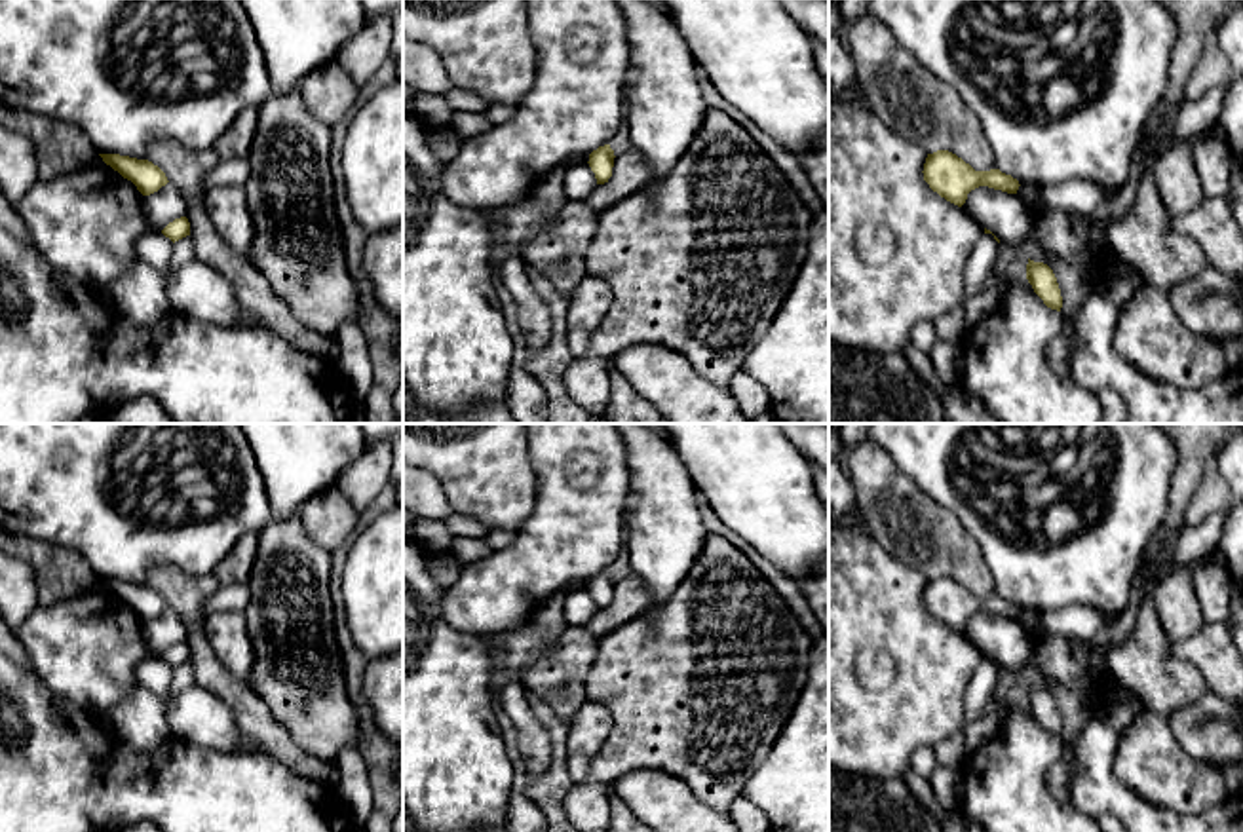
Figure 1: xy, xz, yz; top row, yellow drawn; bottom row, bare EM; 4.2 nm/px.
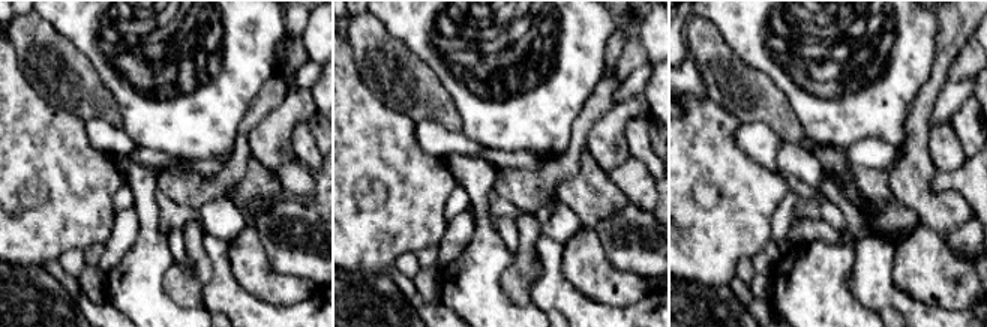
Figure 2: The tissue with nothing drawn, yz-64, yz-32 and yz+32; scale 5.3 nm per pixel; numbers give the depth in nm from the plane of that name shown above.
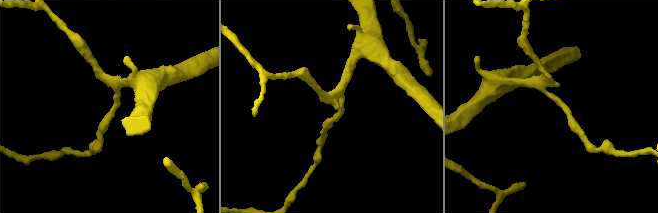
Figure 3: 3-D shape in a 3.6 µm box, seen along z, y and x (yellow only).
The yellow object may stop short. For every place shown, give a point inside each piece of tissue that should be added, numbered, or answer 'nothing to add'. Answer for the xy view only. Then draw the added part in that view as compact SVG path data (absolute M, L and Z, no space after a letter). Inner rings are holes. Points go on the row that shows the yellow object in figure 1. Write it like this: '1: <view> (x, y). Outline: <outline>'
nothing to add

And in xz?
nothing to add

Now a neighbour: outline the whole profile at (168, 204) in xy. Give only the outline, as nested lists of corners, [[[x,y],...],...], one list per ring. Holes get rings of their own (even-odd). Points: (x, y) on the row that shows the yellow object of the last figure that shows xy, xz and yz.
[[[171,182],[150,196],[143,196],[143,207],[152,230],[156,232],[162,232],[169,222],[186,217],[188,213],[188,201]]]

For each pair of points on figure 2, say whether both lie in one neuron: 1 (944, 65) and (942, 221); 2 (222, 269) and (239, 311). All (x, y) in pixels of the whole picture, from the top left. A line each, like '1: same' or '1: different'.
1: same
2: same

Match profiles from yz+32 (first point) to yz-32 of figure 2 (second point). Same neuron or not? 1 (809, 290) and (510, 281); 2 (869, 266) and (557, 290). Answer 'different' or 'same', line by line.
1: different
2: same

